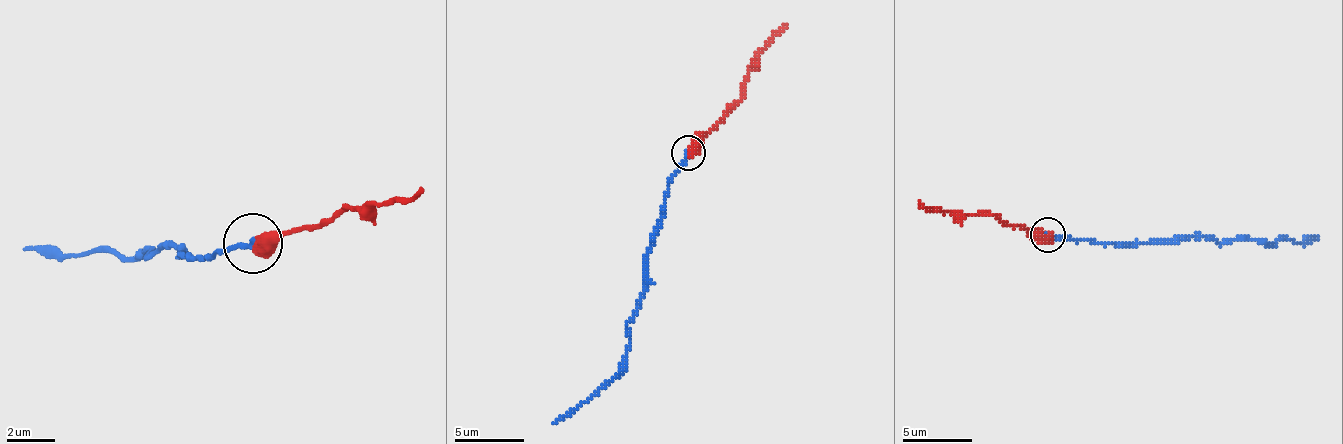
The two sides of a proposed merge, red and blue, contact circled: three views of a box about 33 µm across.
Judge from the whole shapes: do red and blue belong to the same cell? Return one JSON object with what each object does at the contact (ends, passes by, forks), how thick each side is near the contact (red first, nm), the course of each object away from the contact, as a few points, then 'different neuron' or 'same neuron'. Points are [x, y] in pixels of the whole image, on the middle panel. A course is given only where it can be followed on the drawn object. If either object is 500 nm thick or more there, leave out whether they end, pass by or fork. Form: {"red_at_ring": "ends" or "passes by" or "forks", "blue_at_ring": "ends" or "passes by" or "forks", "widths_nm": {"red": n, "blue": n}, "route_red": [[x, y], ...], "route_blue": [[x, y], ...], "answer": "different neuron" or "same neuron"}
{"widths_nm": {"red": 550, "blue": 240}, "route_red": [[689, 154], [741, 98], [752, 59], [787, 24]], "route_blue": [[689, 154], [664, 199], [664, 217], [647, 255], [643, 297], [626, 325], [626, 363], [553, 423]], "answer": "same neuron"}

